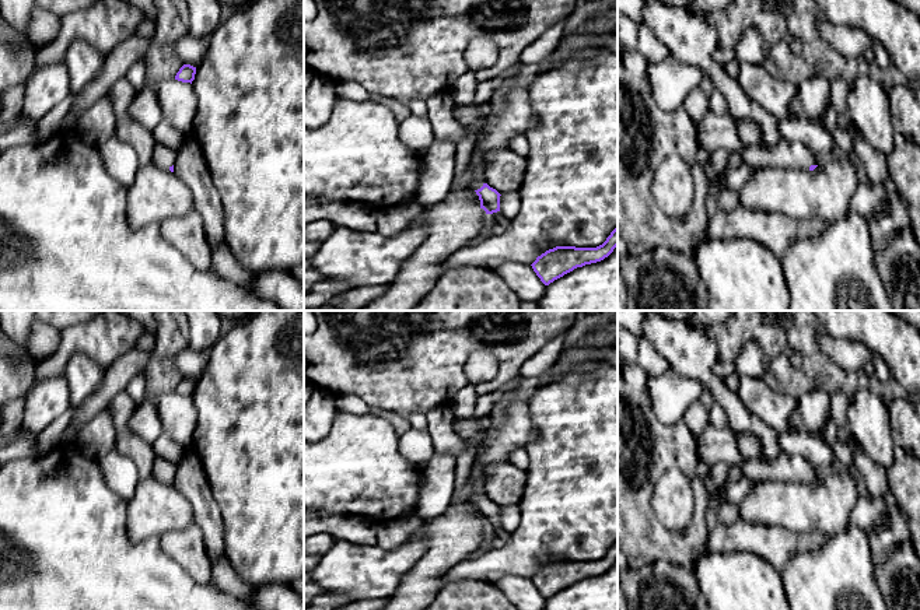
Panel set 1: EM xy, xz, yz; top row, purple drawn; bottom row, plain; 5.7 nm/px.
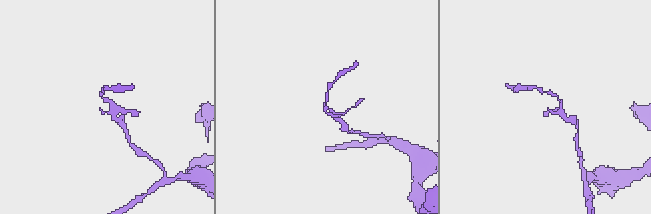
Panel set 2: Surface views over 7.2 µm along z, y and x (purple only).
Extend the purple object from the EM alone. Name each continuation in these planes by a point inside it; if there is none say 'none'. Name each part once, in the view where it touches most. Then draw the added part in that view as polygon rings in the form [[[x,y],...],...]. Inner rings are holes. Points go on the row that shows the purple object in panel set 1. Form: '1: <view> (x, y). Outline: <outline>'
1: xz (476, 164). Outline: [[[518,71],[501,81],[500,87],[496,90],[496,92],[492,97],[492,112],[475,134],[475,148],[472,151],[472,157],[469,161],[471,171],[473,173],[473,189],[475,190],[480,189],[486,183],[486,176],[485,176],[486,164],[483,162],[482,154],[479,152],[476,146],[485,137],[489,126],[493,123],[499,112],[506,105],[506,98],[517,76],[518,76]]]

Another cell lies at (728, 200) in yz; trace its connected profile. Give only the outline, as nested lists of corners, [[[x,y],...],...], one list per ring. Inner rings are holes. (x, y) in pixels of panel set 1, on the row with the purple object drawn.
[[[738,189],[725,190],[718,199],[718,210],[720,211],[732,211],[738,206],[739,206]]]

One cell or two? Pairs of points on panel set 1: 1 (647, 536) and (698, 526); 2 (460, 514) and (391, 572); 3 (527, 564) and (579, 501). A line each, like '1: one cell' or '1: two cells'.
1: one cell
2: two cells
3: one cell

